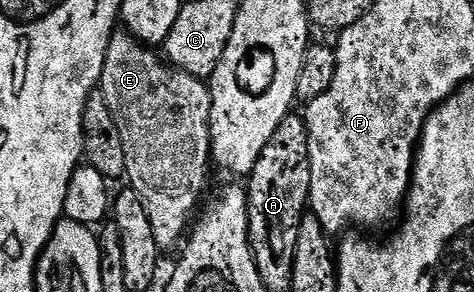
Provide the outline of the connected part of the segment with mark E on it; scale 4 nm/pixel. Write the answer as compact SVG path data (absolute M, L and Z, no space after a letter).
M117 31L109 39L109 51L105 55L105 67L99 80L98 92L111 112L117 131L121 131L127 168L125 177L126 180L131 180L128 181L130 188L135 189L145 203L145 215L149 215L149 223L153 223L153 239L157 239L159 248L163 251L173 248L175 244L178 246L192 224L191 212L200 208L199 196L207 185L207 164L210 166L213 161L211 90L208 82L172 68L154 48L138 41L132 33Z

